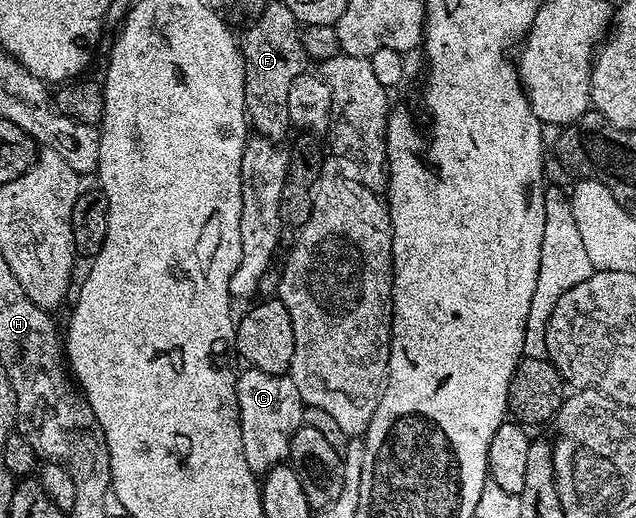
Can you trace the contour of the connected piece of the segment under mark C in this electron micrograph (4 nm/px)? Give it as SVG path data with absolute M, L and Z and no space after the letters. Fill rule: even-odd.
M249 368L243 369L243 371L239 378L237 375L234 382L234 400L238 411L238 439L242 445L242 461L245 469L251 475L262 476L267 470L279 465L289 455L290 440L303 425L302 409L304 403L296 392L290 377L281 374L265 374Z

